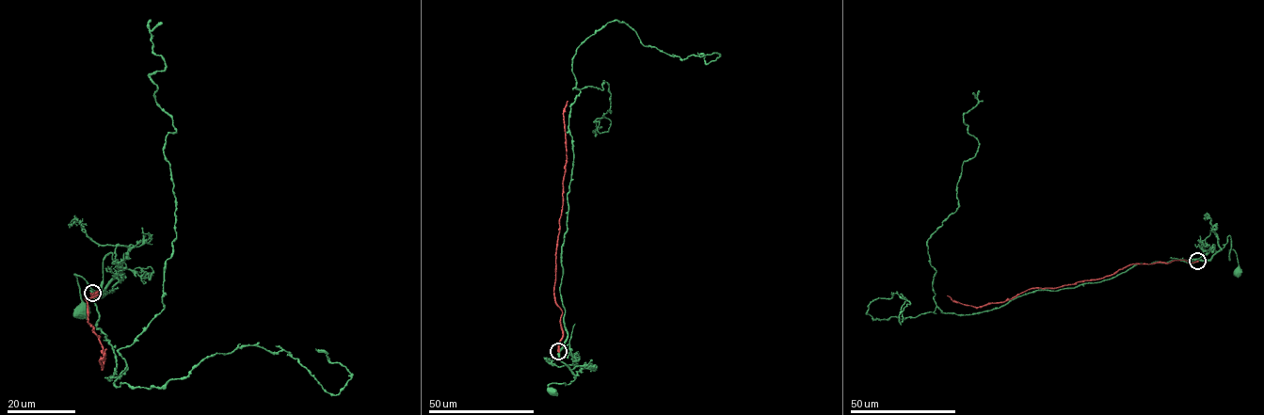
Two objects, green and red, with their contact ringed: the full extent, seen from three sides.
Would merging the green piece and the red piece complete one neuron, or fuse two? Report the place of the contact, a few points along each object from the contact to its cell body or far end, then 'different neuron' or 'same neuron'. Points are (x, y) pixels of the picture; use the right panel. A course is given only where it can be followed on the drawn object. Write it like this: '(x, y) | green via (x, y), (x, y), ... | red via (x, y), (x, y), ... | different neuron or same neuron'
(1197, 261) | green via (1197, 261), (1208, 260), (1223, 248), (1228, 235), (1231, 240), (1229, 258), (1229, 250), (1234, 250), (1239, 272) | red via (1197, 261), (1132, 263), (1103, 278), (1053, 288), (1032, 288), (1003, 301), (979, 307), (954, 302), (947, 295) | different neuron

